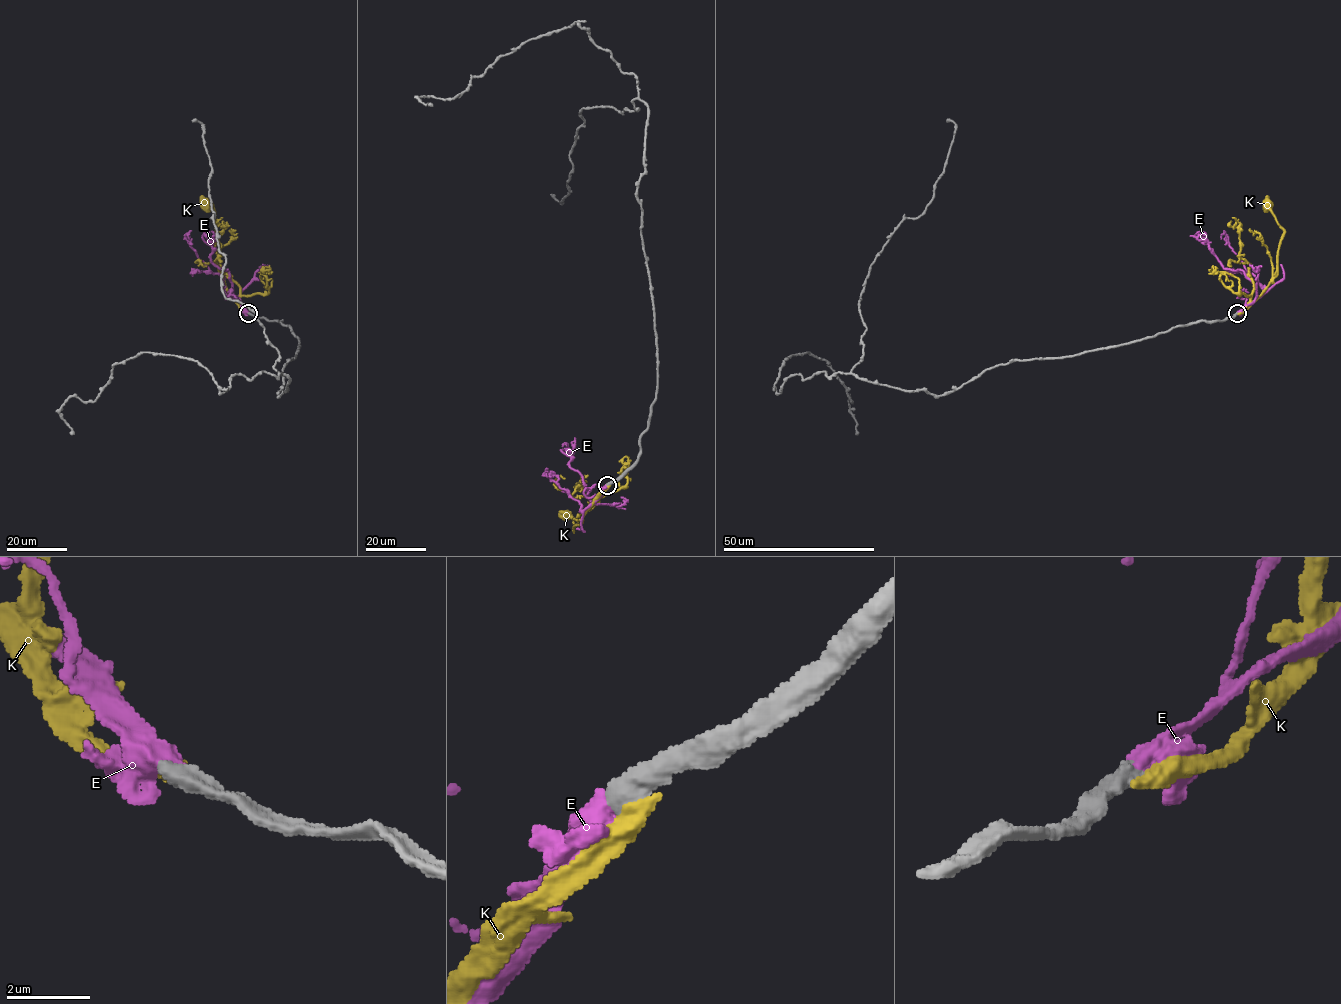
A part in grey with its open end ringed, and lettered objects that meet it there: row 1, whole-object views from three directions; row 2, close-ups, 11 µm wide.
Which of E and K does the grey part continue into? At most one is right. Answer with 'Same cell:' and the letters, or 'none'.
Same cell: E

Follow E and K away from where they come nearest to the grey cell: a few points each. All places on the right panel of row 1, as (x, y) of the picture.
E: (1238, 313), (1256, 297), (1255, 285), (1241, 270), (1225, 269), (1201, 231), (1197, 232), (1199, 235)
K: (1238, 314), (1260, 295), (1275, 276), (1283, 228), (1267, 205)

